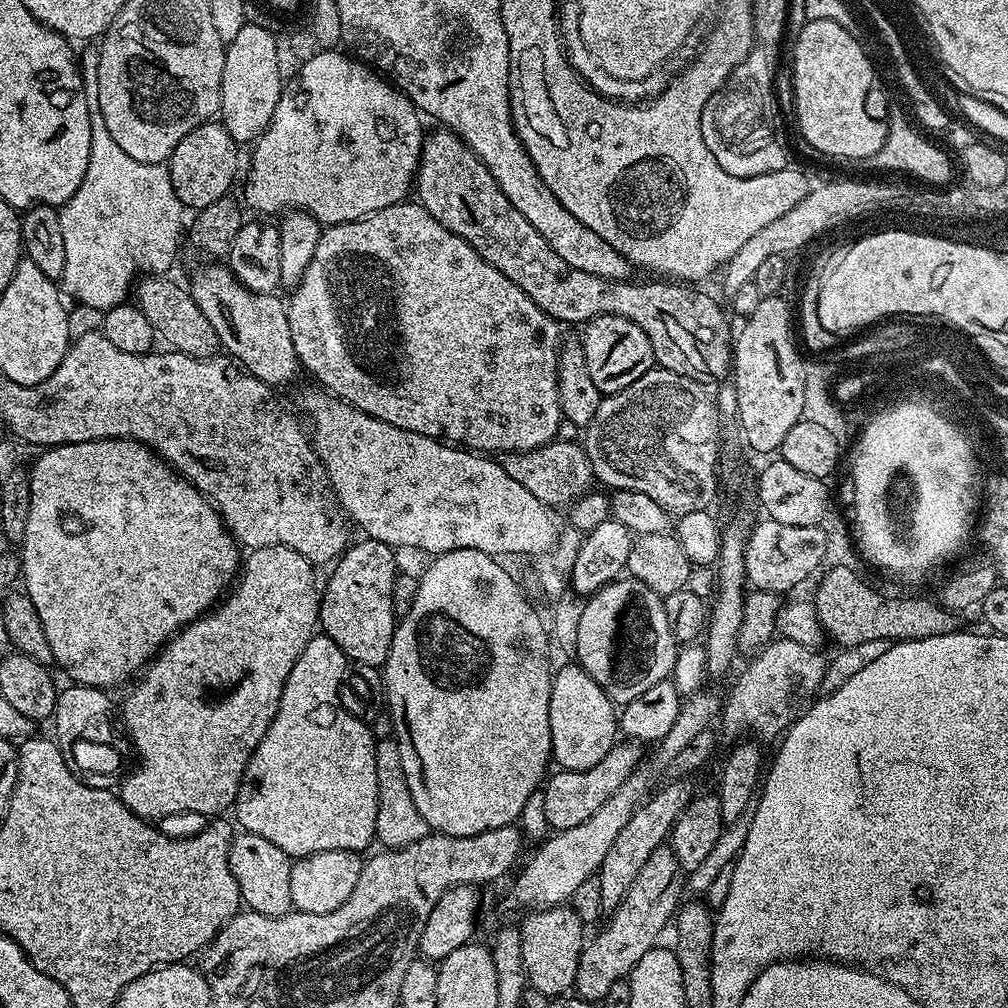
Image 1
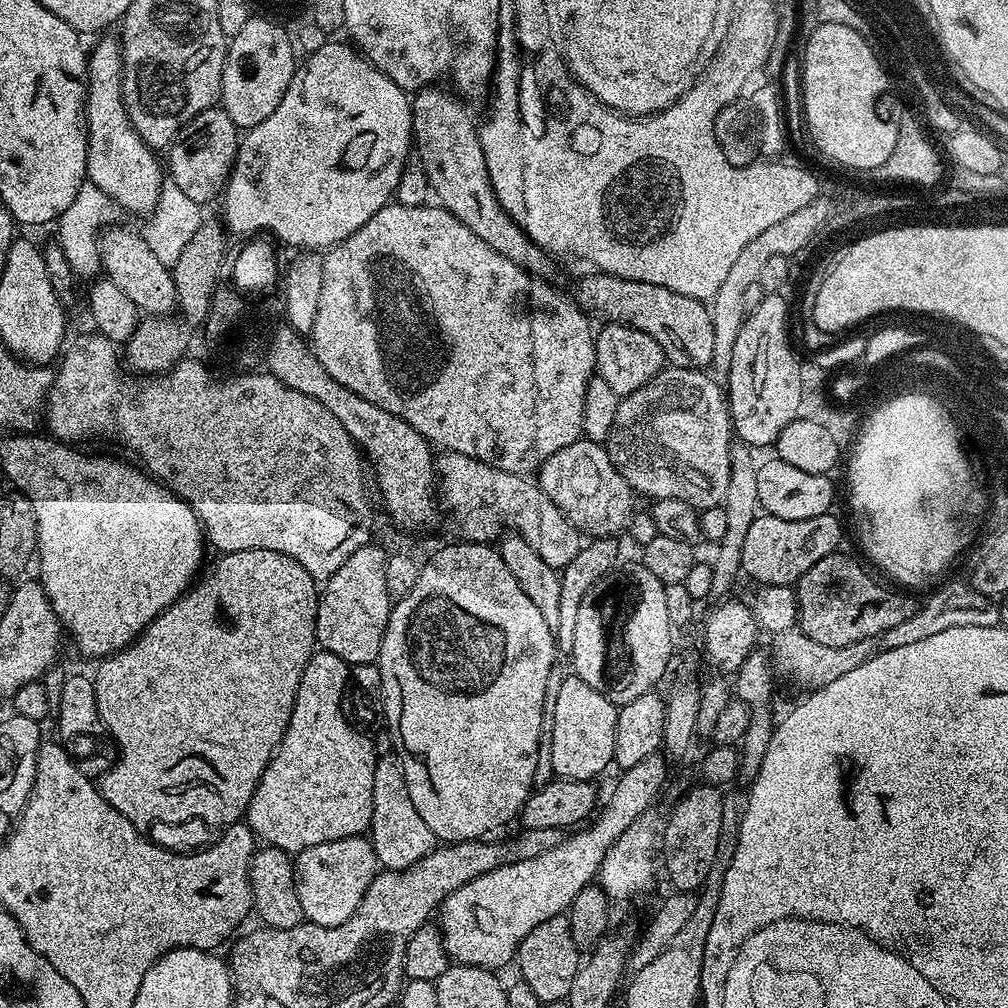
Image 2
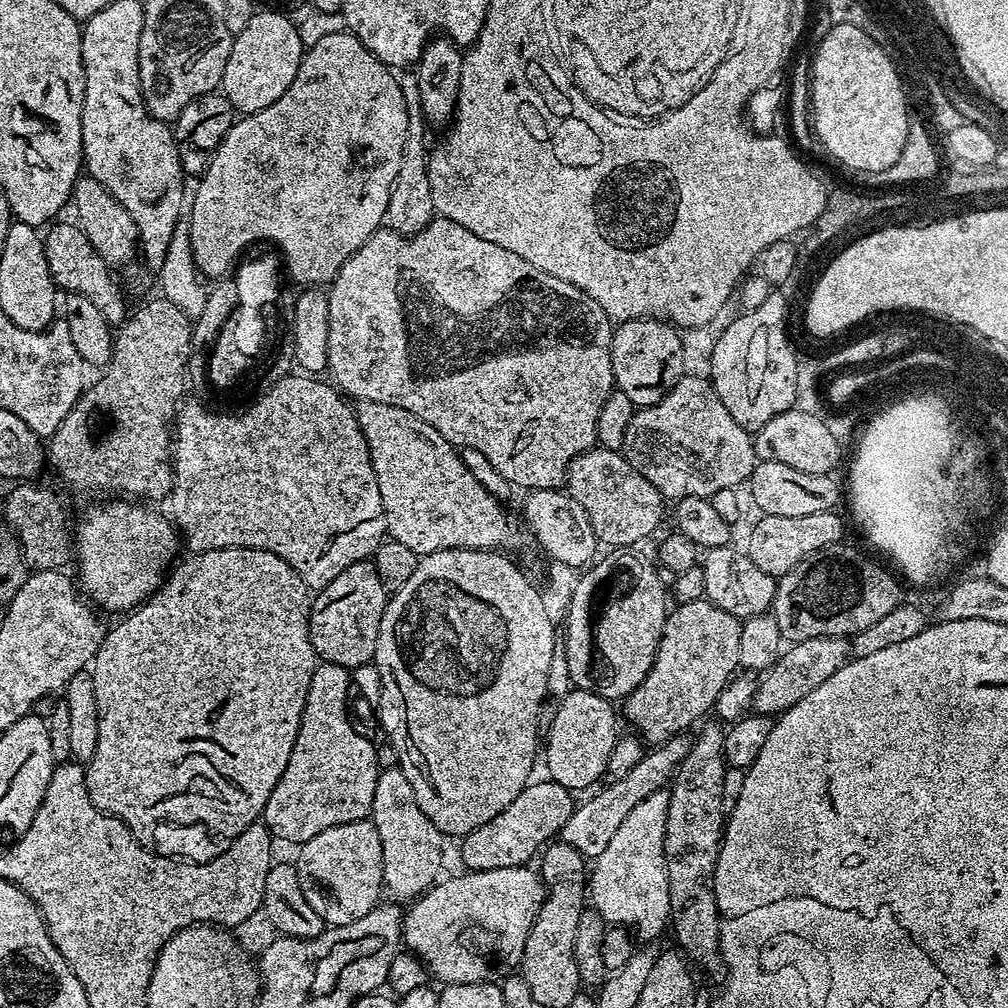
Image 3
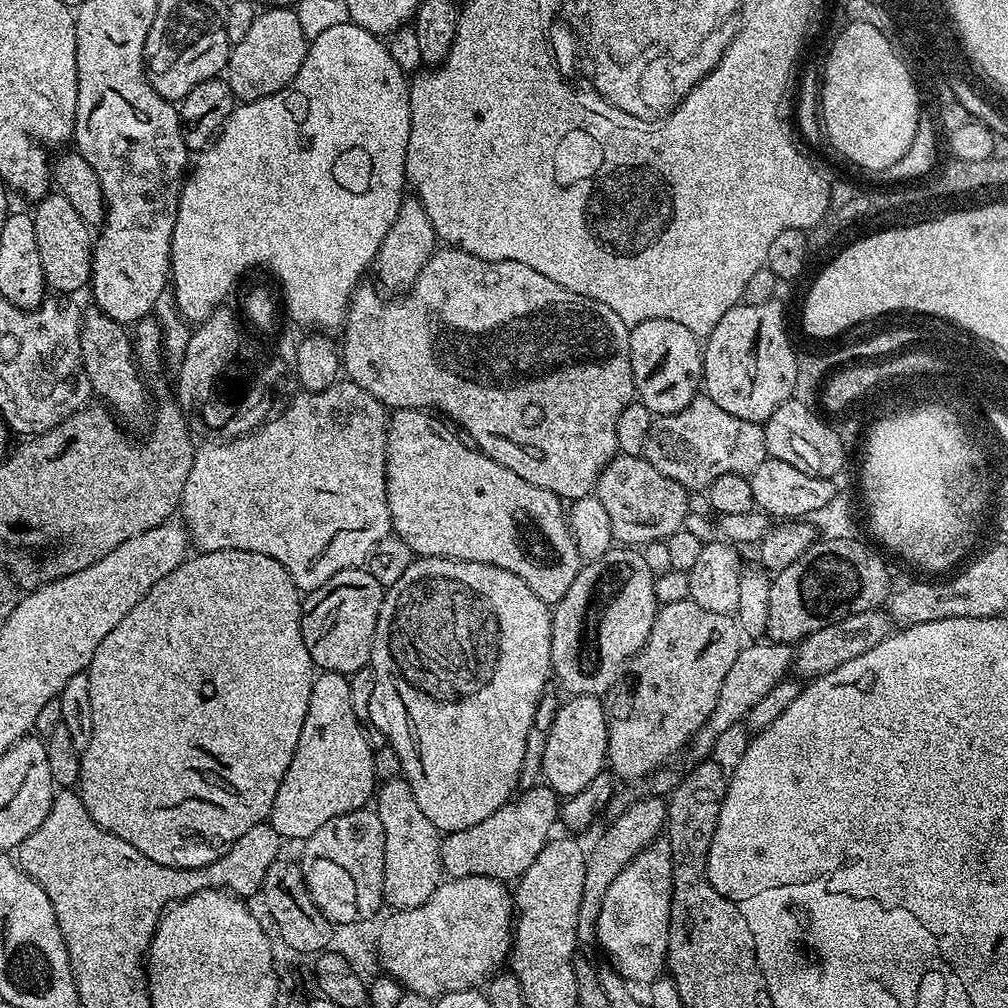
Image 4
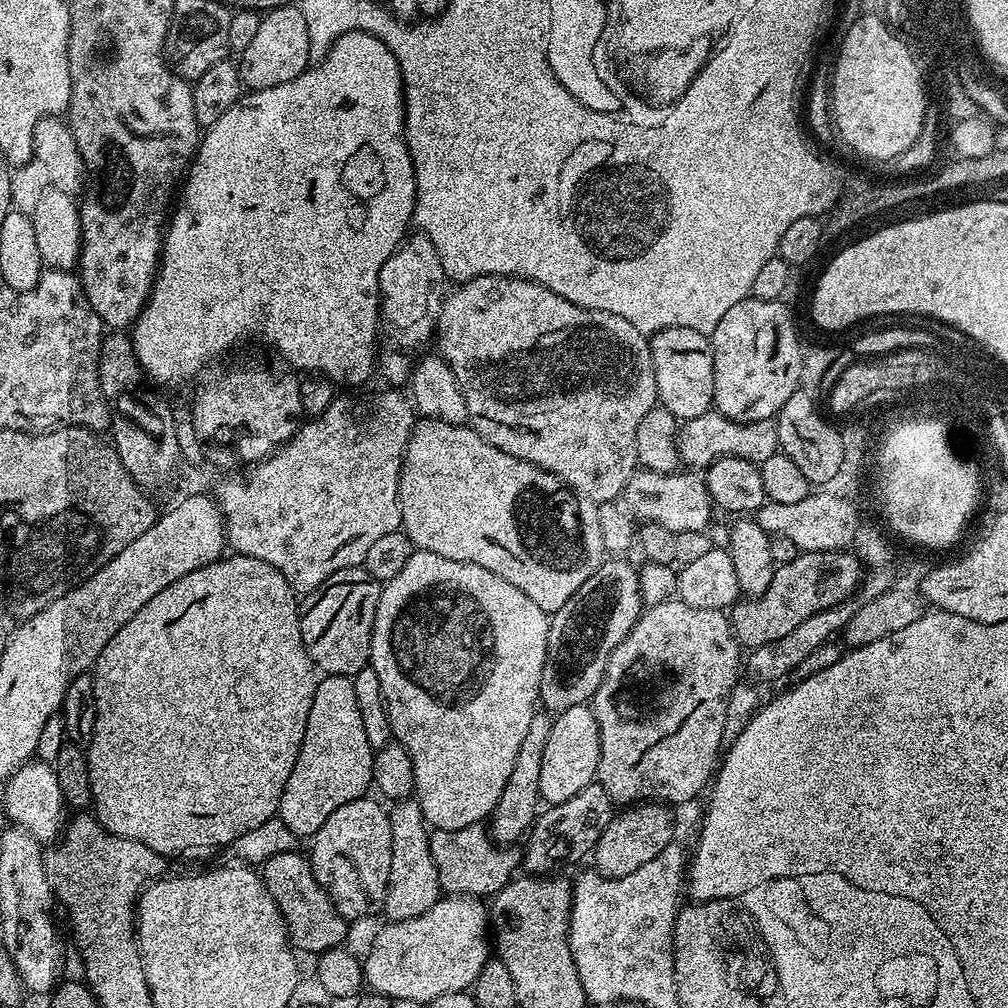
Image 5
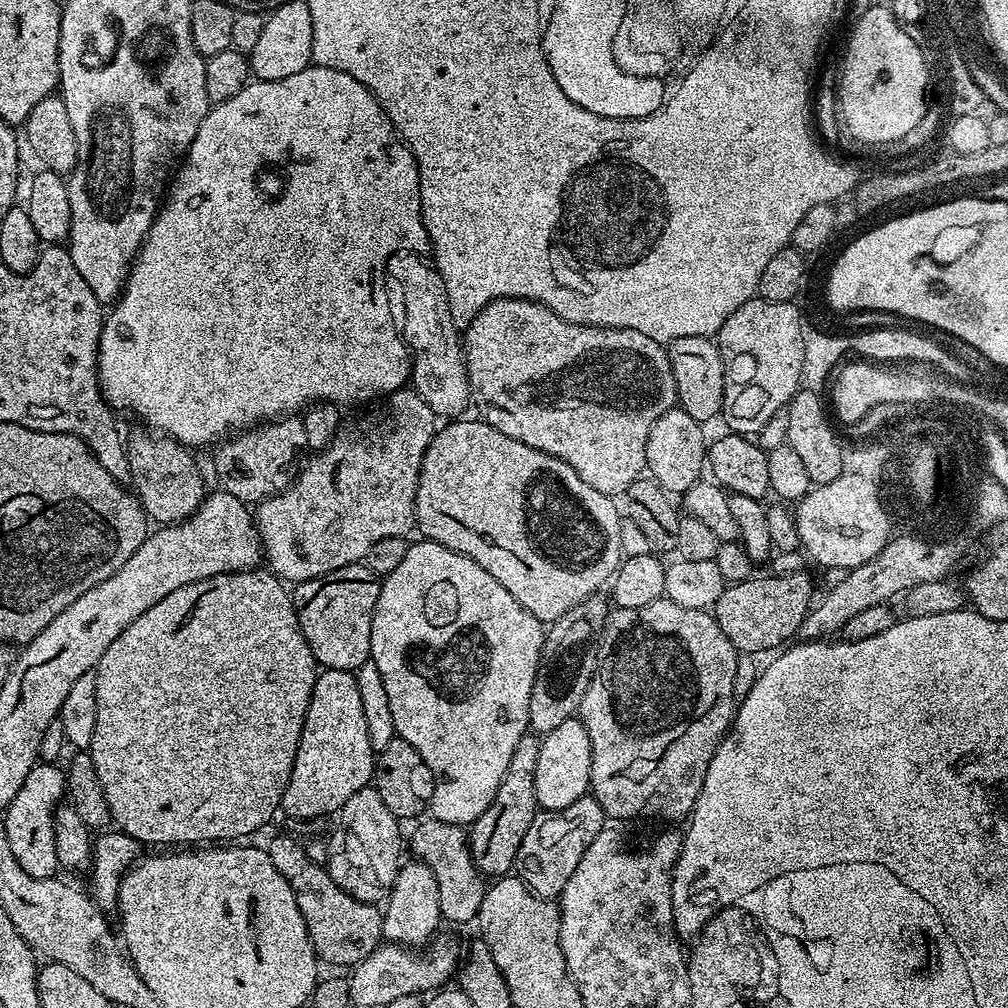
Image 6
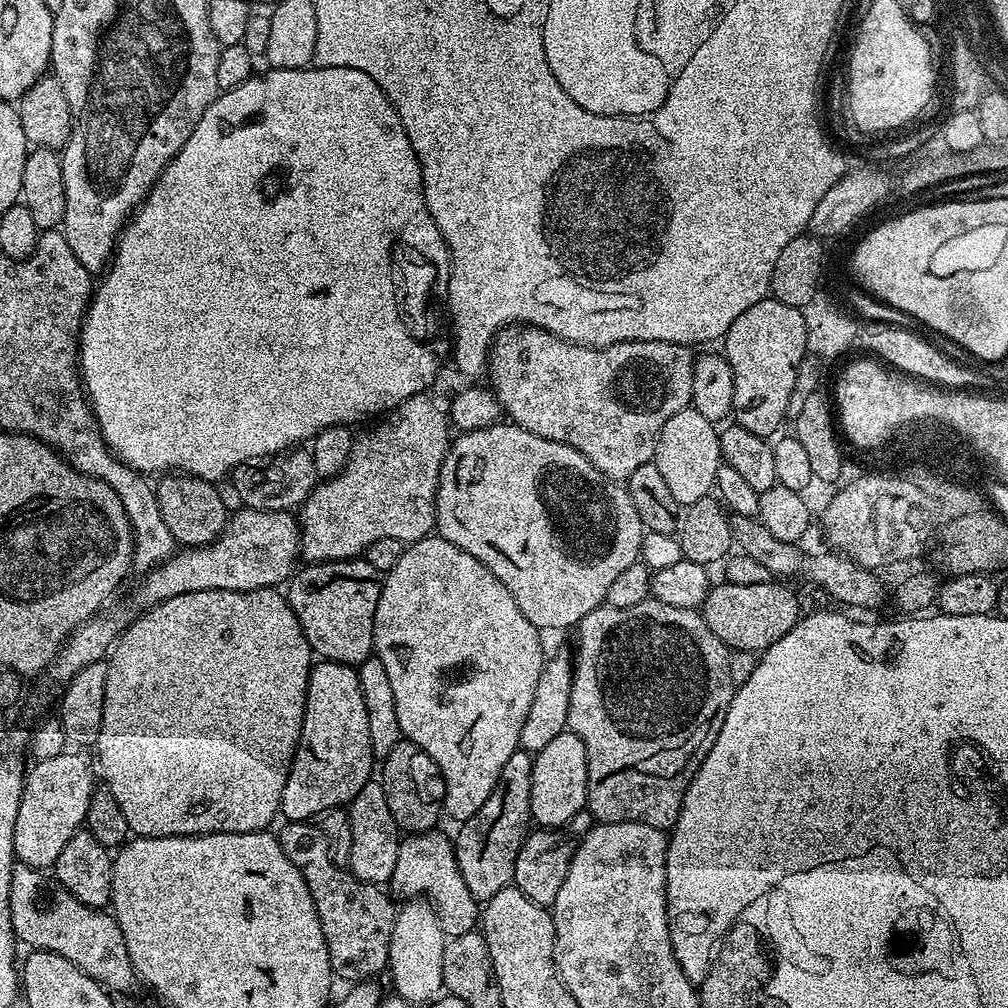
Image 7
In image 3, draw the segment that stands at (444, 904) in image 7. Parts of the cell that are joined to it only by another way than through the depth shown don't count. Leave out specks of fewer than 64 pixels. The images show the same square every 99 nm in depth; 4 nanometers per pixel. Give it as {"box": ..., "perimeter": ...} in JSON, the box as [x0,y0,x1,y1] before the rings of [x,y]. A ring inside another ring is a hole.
{"box":[459,778,574,872],"perimeter":[[[550,778],[543,779],[527,784],[522,794],[518,794],[518,798],[514,798],[514,802],[510,802],[502,814],[490,818],[490,822],[482,822],[478,830],[470,830],[470,834],[463,836],[459,844],[460,860],[465,869],[481,872],[525,867],[529,863],[528,859],[540,847],[541,851],[545,845],[559,837],[574,807],[573,793]]]}

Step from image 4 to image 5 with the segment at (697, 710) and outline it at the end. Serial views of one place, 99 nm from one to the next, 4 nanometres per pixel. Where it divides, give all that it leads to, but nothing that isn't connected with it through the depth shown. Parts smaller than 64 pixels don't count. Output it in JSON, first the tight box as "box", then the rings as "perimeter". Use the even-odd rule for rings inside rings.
{"box":[590,598,742,806],"perimeter":[[[675,598],[666,600],[660,605],[645,607],[641,611],[638,622],[634,622],[630,634],[626,634],[626,638],[622,638],[622,642],[618,642],[618,646],[614,646],[614,650],[606,662],[602,682],[590,701],[594,718],[598,718],[598,734],[600,735],[600,757],[598,758],[596,780],[604,787],[606,794],[612,799],[613,805],[631,806],[643,801],[659,801],[665,805],[677,806],[697,799],[701,795],[699,792],[704,787],[704,791],[709,787],[710,781],[717,771],[718,761],[722,756],[722,745],[725,743],[726,706],[732,689],[738,683],[736,675],[740,672],[740,664],[742,668],[740,652],[742,653],[742,646],[732,632],[729,617],[721,610],[698,610],[698,606],[690,606]]]}

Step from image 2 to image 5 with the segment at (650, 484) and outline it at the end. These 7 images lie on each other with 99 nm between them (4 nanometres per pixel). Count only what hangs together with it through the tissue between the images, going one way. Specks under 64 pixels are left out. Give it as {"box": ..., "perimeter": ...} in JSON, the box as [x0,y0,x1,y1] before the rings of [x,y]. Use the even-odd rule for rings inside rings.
{"box":[676,411,780,470],"perimeter":[[[710,411],[693,420],[685,420],[679,425],[676,434],[676,445],[680,451],[680,459],[689,469],[704,470],[718,458],[733,456],[746,458],[755,464],[766,462],[774,453],[780,451],[778,442],[778,426],[775,419],[759,420],[743,424],[728,420],[718,411]]]}

